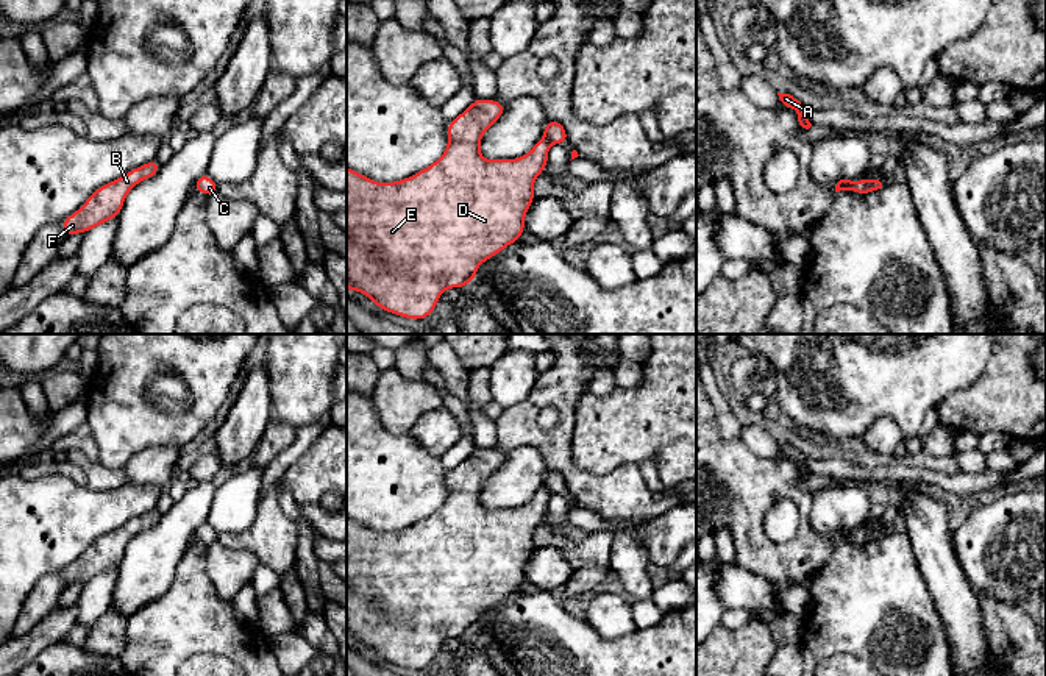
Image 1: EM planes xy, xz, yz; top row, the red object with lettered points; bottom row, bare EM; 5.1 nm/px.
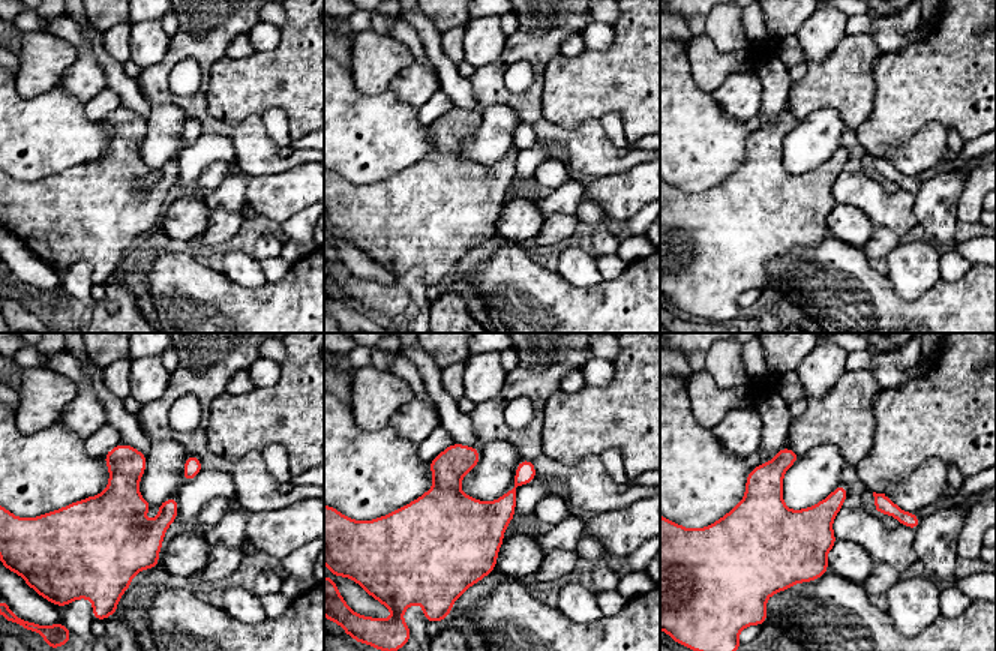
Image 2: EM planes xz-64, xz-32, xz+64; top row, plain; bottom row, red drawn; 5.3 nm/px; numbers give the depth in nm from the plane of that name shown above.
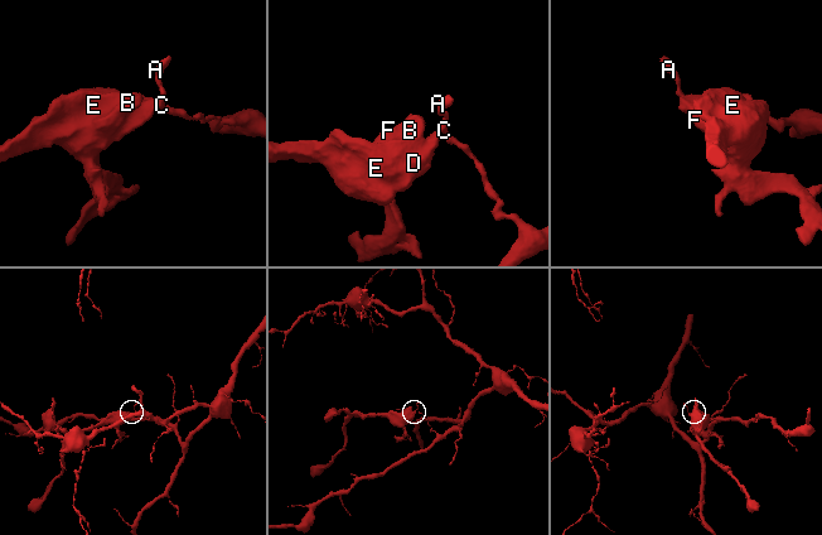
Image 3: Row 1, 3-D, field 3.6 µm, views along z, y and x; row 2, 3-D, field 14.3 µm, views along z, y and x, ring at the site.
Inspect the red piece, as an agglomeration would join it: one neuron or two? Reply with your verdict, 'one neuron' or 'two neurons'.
two neurons

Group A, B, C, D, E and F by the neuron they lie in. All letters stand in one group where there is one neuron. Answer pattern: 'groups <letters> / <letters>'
groups A C / B D E F

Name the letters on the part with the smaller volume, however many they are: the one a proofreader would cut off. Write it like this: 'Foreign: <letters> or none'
Foreign: B, D, E, F

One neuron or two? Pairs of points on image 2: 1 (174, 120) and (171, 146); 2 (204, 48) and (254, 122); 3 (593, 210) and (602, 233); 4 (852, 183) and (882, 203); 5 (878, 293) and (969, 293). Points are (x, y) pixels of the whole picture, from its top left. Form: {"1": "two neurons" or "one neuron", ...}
{"1": "one neuron", "2": "one neuron", "3": "one neuron", "4": "one neuron", "5": "one neuron"}

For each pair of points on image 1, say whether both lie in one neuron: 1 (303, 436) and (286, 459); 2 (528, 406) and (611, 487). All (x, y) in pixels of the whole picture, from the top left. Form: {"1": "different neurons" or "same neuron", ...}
{"1": "same neuron", "2": "same neuron"}

